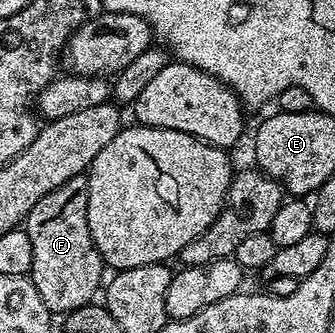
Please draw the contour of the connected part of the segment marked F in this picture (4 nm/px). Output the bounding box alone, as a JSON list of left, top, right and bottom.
[23,176,103,315]

